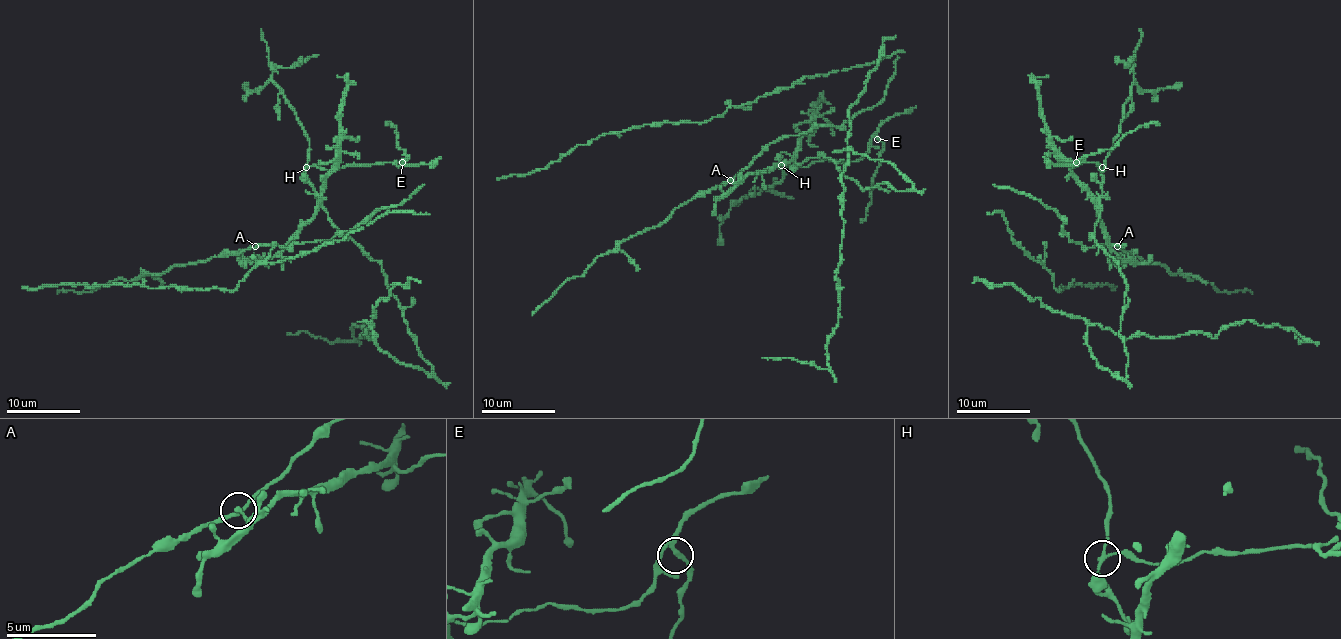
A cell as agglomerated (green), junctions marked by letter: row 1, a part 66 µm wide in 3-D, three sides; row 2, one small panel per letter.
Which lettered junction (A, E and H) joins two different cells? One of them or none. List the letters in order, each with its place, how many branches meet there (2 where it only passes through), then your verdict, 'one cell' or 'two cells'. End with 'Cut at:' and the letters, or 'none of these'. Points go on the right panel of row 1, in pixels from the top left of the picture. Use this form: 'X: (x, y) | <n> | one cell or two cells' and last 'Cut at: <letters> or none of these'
A: (1117, 246) | 3 | one cell
E: (1076, 162) | 3 | one cell
H: (1102, 167) | 3 | two cells
Cut at: H

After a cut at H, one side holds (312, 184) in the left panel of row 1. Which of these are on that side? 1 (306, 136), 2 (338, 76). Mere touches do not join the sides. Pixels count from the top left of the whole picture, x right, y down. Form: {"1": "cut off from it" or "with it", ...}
{"1": "with it", "2": "cut off from it"}

